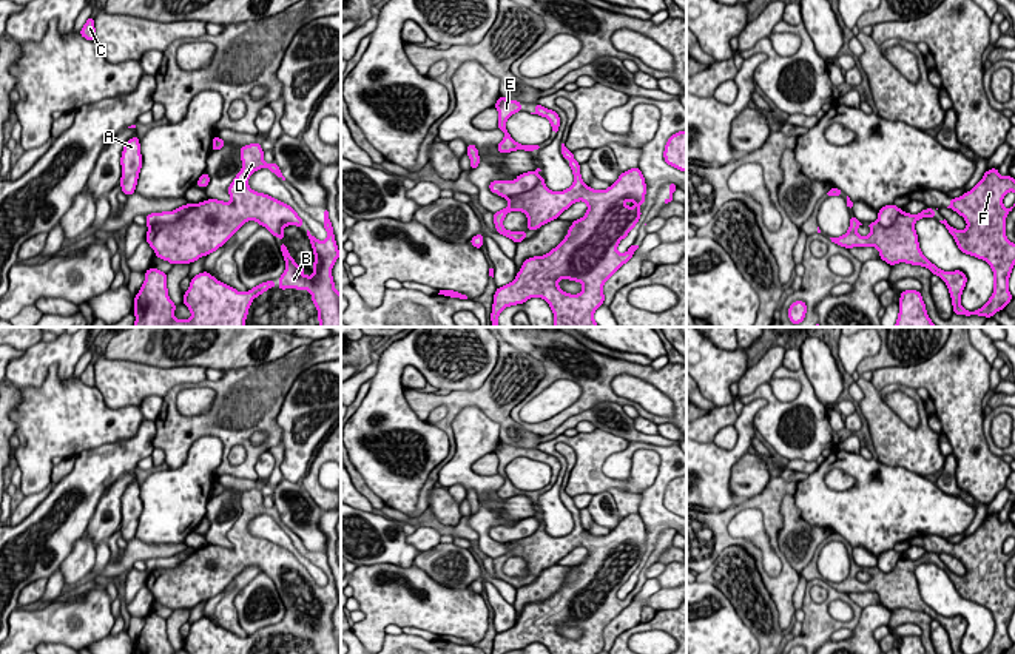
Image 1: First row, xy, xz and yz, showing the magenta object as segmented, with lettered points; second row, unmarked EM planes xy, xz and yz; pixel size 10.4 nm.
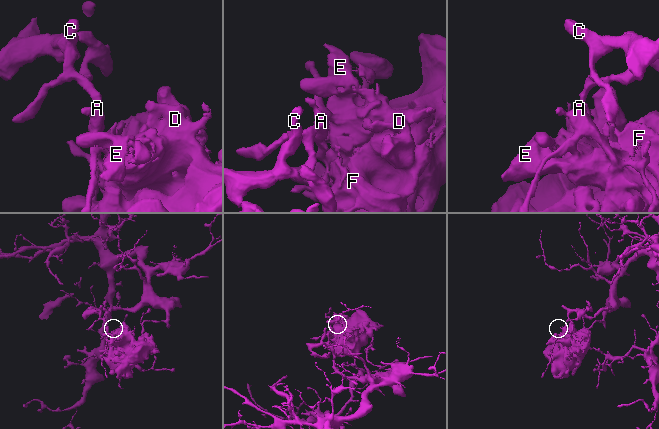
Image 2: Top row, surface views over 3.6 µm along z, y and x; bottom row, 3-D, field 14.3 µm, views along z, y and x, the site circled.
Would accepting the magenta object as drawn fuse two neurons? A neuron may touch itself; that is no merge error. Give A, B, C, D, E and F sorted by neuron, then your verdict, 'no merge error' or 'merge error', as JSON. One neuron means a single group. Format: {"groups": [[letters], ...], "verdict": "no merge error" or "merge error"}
{"groups": [["A", "C"], ["B", "D", "E", "F"]], "verdict": "merge error"}

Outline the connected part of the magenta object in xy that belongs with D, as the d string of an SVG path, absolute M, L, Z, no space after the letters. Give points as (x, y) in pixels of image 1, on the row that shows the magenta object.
M261 143L241 147L242 168L227 188L231 201L207 199L194 204L174 222L156 224L148 228L145 241L154 255L170 264L191 264L222 247L245 222L256 221L282 244L279 250L285 261L285 271L279 276L279 290L296 288L312 293L318 310L319 327L341 327L341 293L336 292L332 268L341 256L329 211L324 211L325 241L318 241L309 230L313 248L313 275L304 275L304 265L295 262L284 242L282 230L287 225L302 227L304 221L287 204L268 194L253 191L250 176L259 168L268 168L285 180L279 167L264 160Z

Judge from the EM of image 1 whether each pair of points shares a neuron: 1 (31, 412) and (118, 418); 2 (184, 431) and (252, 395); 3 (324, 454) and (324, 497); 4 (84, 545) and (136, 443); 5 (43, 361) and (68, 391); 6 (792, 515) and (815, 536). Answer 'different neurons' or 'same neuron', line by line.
1: same neuron
2: same neuron
3: same neuron
4: different neurons
5: different neurons
6: same neuron

